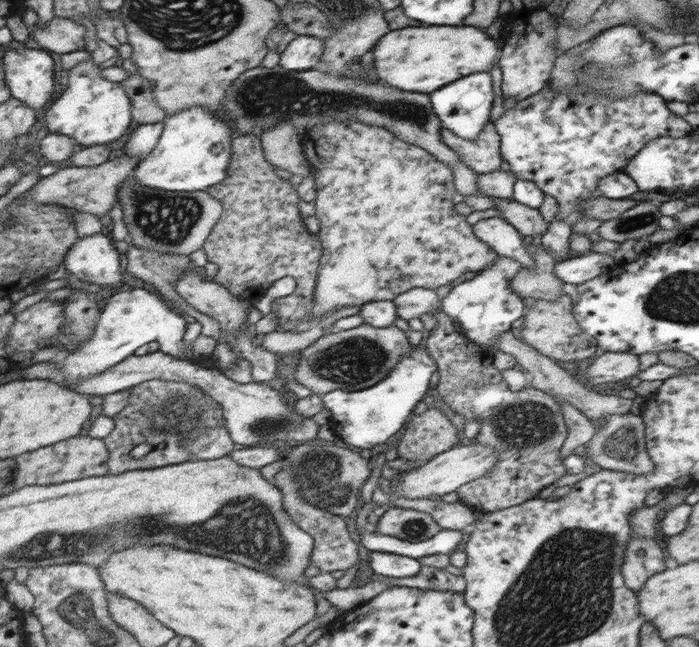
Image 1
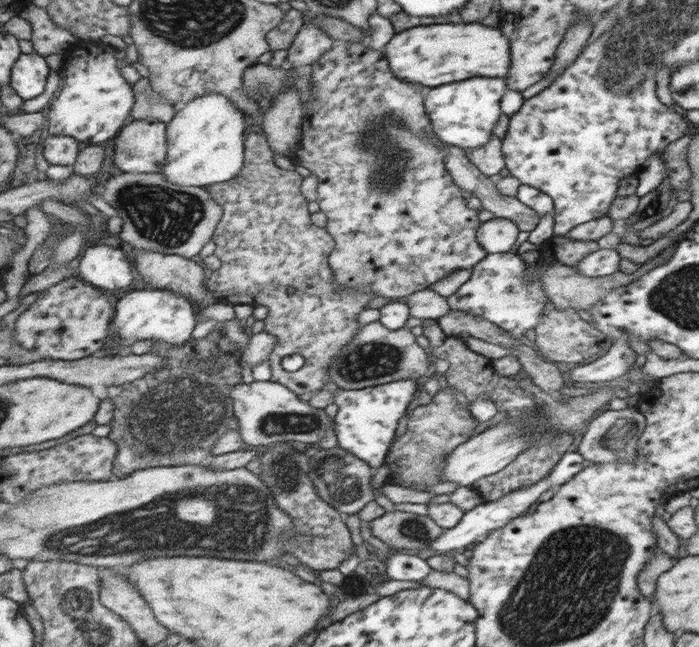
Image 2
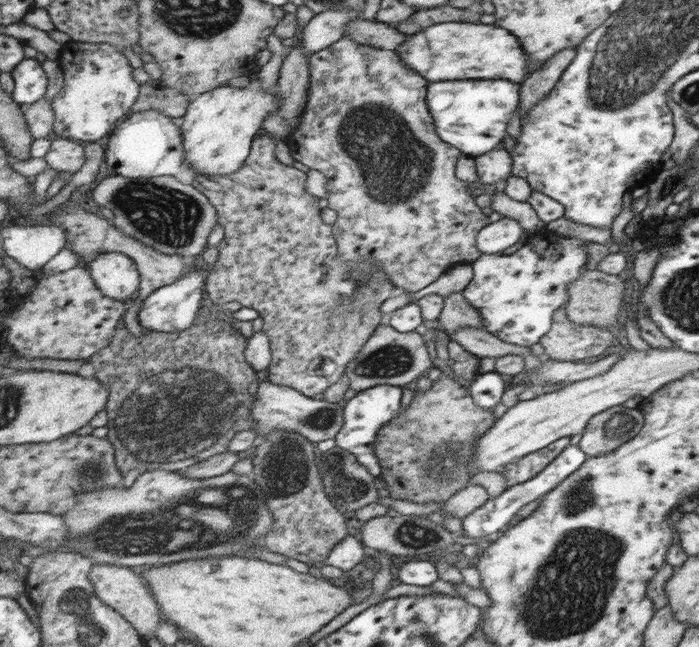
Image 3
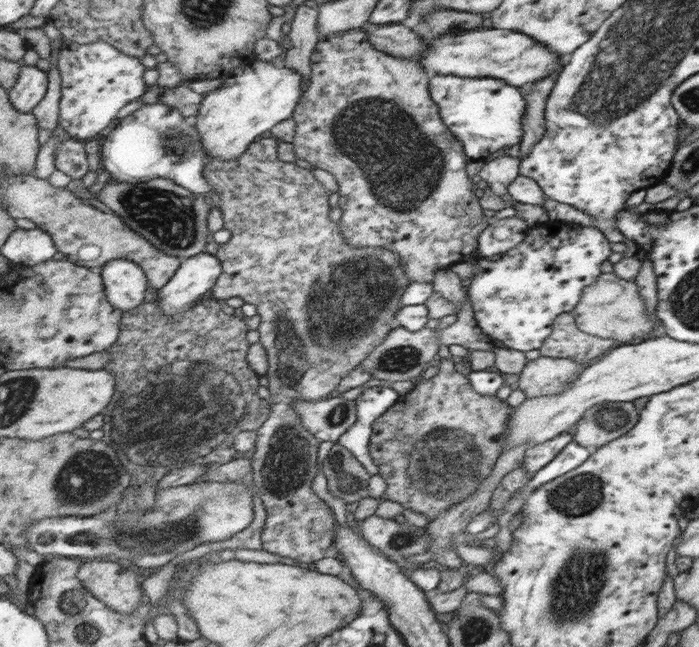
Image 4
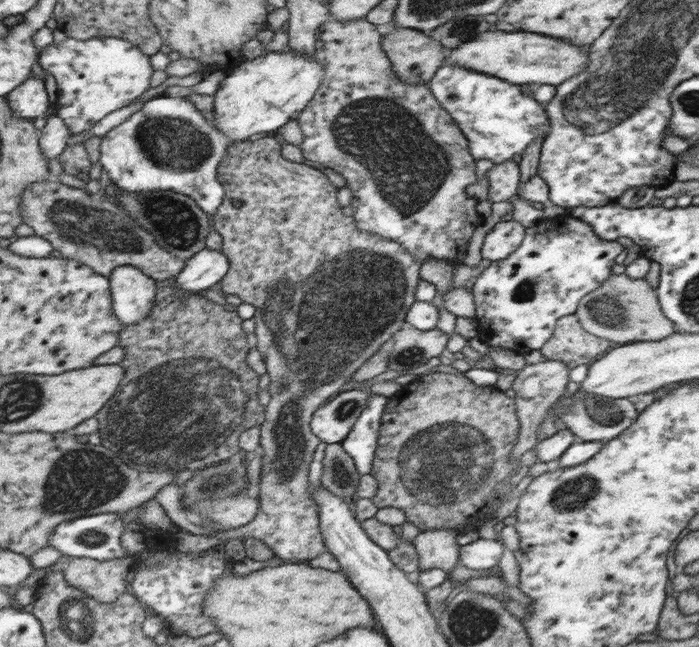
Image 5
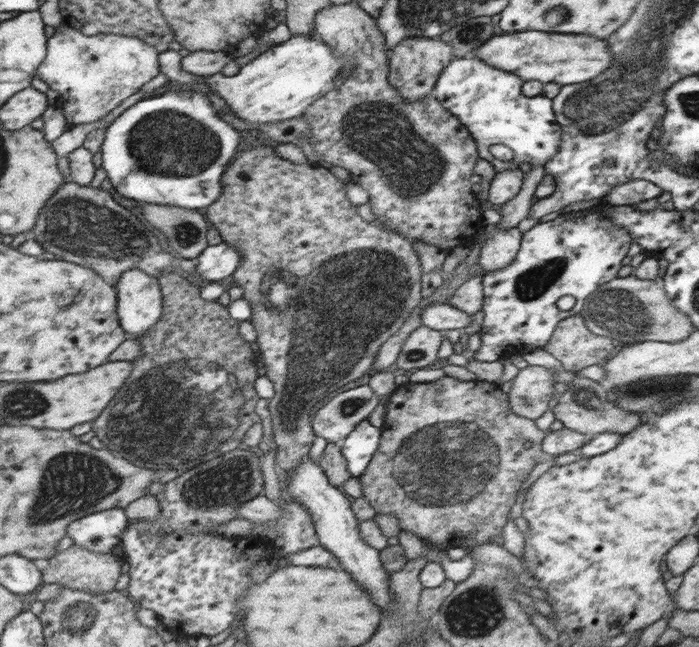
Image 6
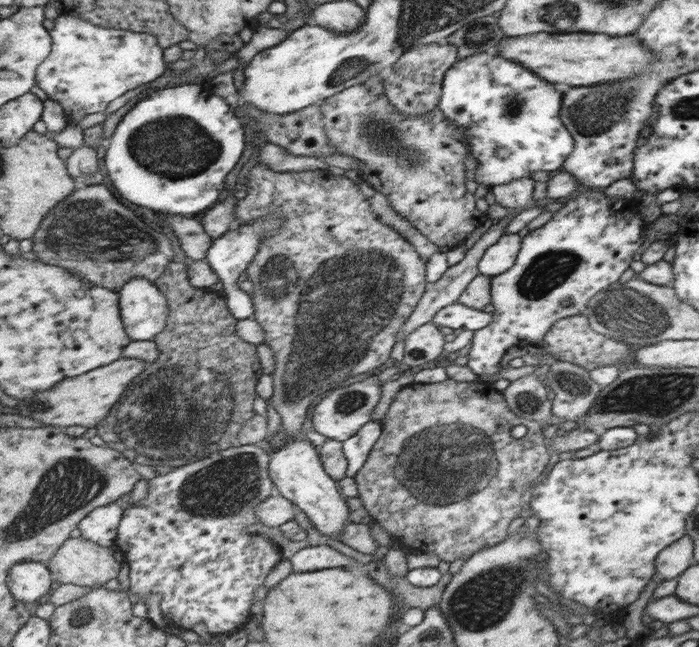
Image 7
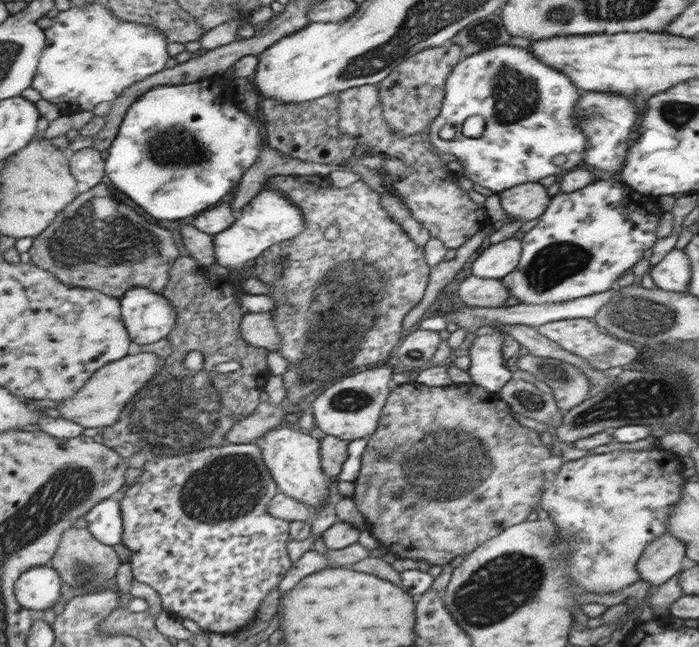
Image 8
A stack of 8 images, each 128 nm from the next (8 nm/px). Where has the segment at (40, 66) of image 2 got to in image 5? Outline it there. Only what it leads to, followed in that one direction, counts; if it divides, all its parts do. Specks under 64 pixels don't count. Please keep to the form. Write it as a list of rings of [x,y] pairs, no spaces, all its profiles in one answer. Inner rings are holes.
[[[31,74],[29,80],[25,80],[21,87],[15,88],[6,98],[13,108],[15,118],[29,120],[45,116],[51,104],[45,80],[37,78],[35,74]]]

